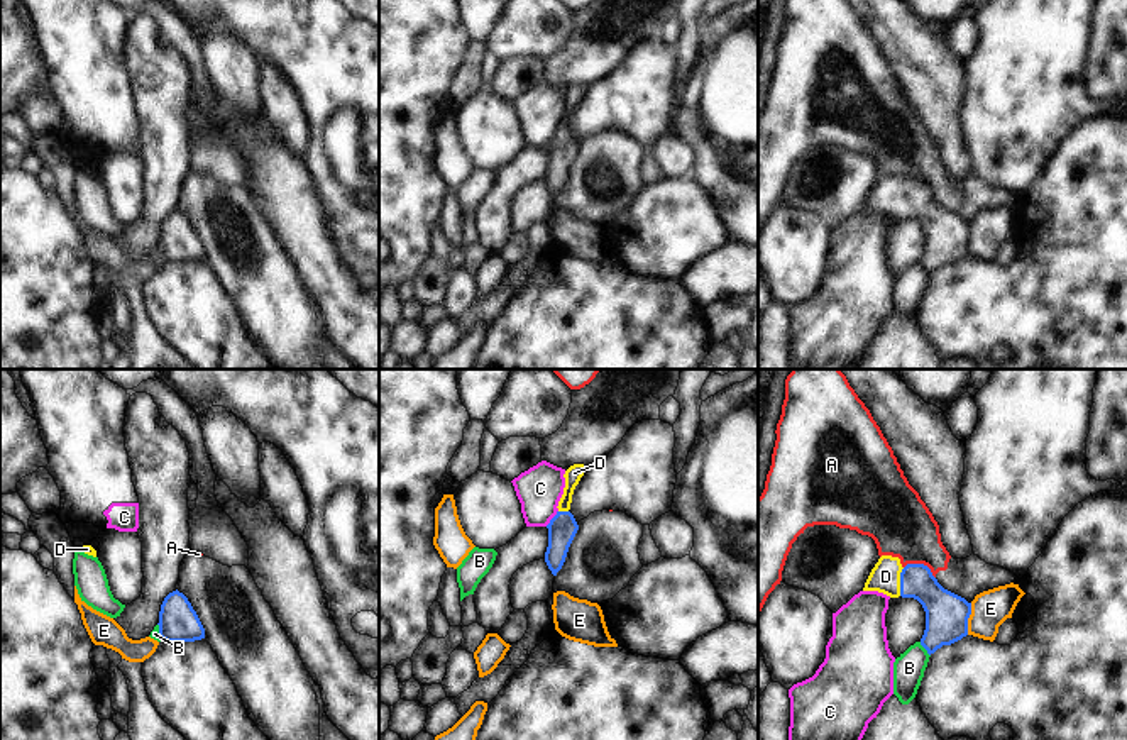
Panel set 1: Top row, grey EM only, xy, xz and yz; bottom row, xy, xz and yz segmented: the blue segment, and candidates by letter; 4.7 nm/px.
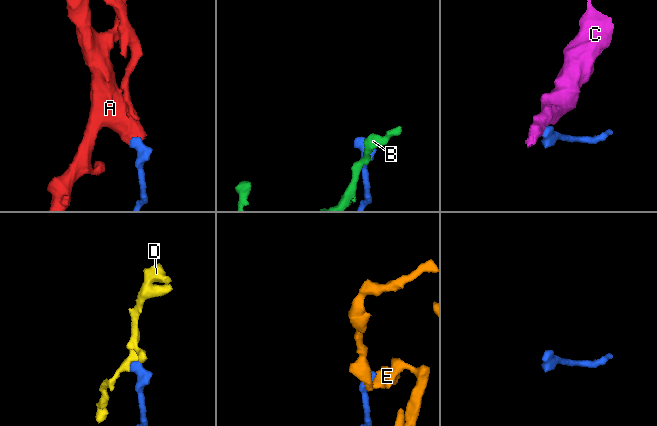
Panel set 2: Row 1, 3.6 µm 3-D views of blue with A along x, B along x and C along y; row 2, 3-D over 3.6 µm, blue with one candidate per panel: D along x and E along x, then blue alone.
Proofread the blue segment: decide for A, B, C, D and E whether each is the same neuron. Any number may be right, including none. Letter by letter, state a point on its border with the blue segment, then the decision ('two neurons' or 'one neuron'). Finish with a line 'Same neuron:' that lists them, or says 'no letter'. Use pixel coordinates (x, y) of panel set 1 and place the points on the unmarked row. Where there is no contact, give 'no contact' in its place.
A: contact yz (921, 185); two neurons
B: contact yz (924, 268); two neurons
C: contact xz (552, 139); two neurons
D: contact yz (901, 202); one neuron
E: contact yz (968, 237); two neurons
Same neuron: D

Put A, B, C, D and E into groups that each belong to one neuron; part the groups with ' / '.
A / B / C / D / E

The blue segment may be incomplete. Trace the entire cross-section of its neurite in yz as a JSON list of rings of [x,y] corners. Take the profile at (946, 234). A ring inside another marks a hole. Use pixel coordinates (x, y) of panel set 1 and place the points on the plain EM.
[[[882,176],[871,190],[863,212],[878,212],[890,218],[914,218],[926,232],[921,266],[934,274],[968,256],[971,224],[944,210],[924,185],[900,185],[899,178]]]

